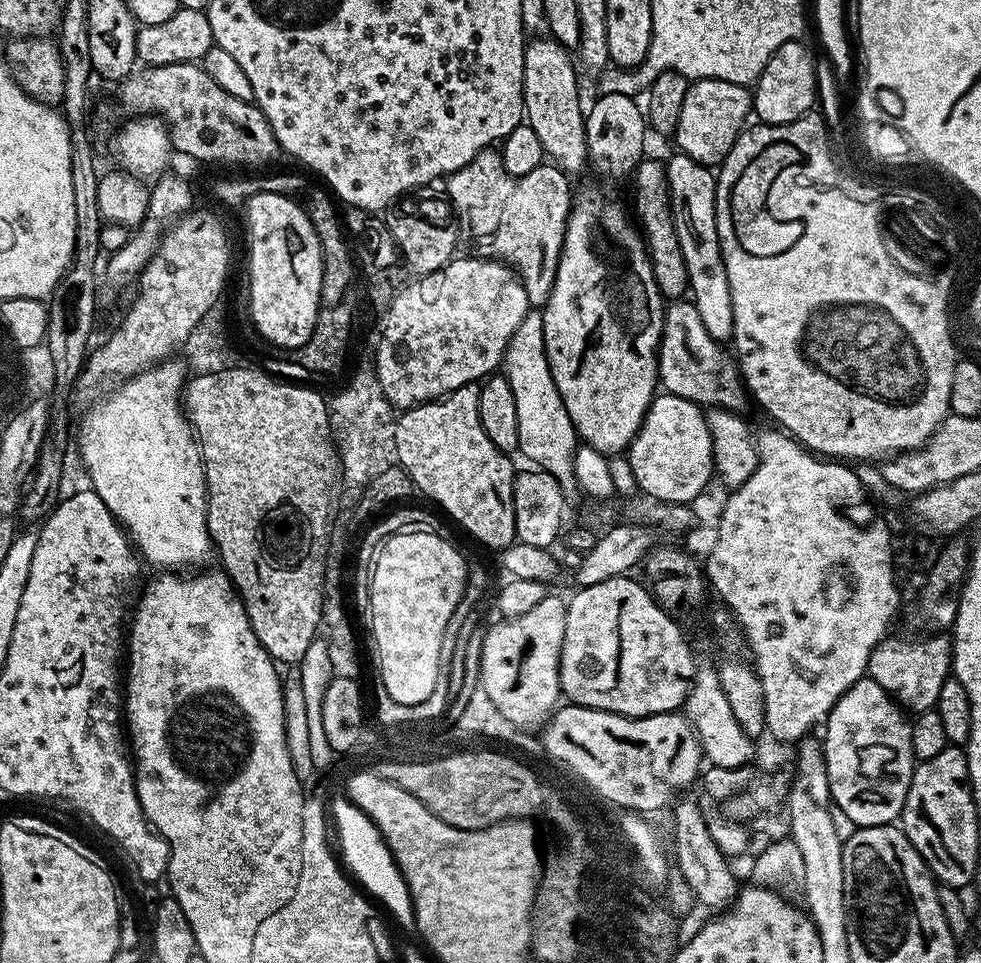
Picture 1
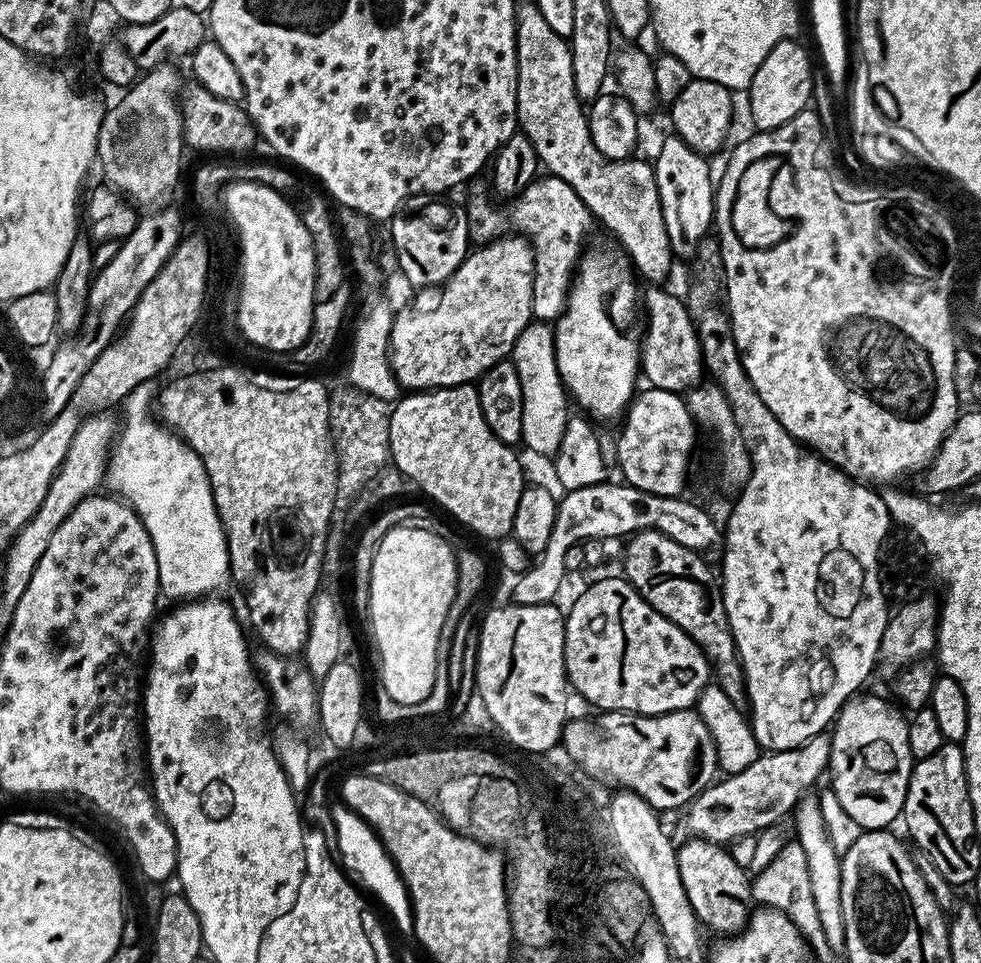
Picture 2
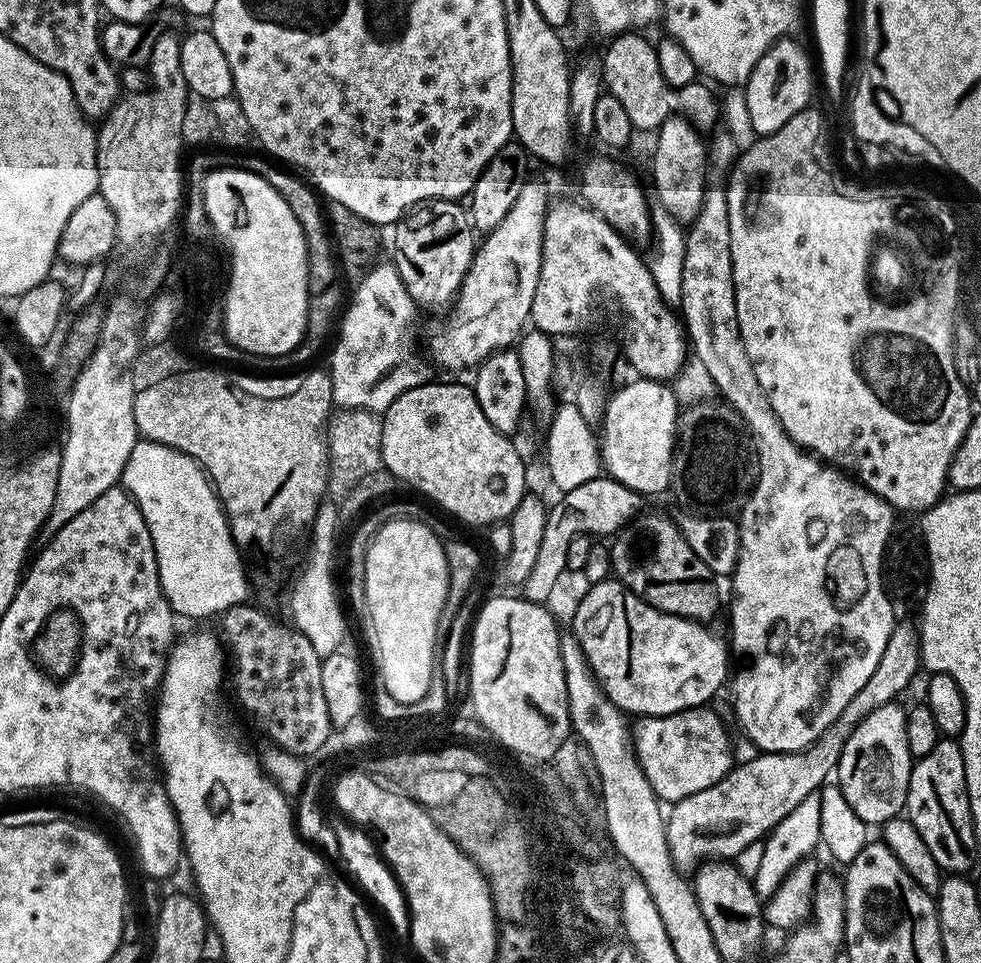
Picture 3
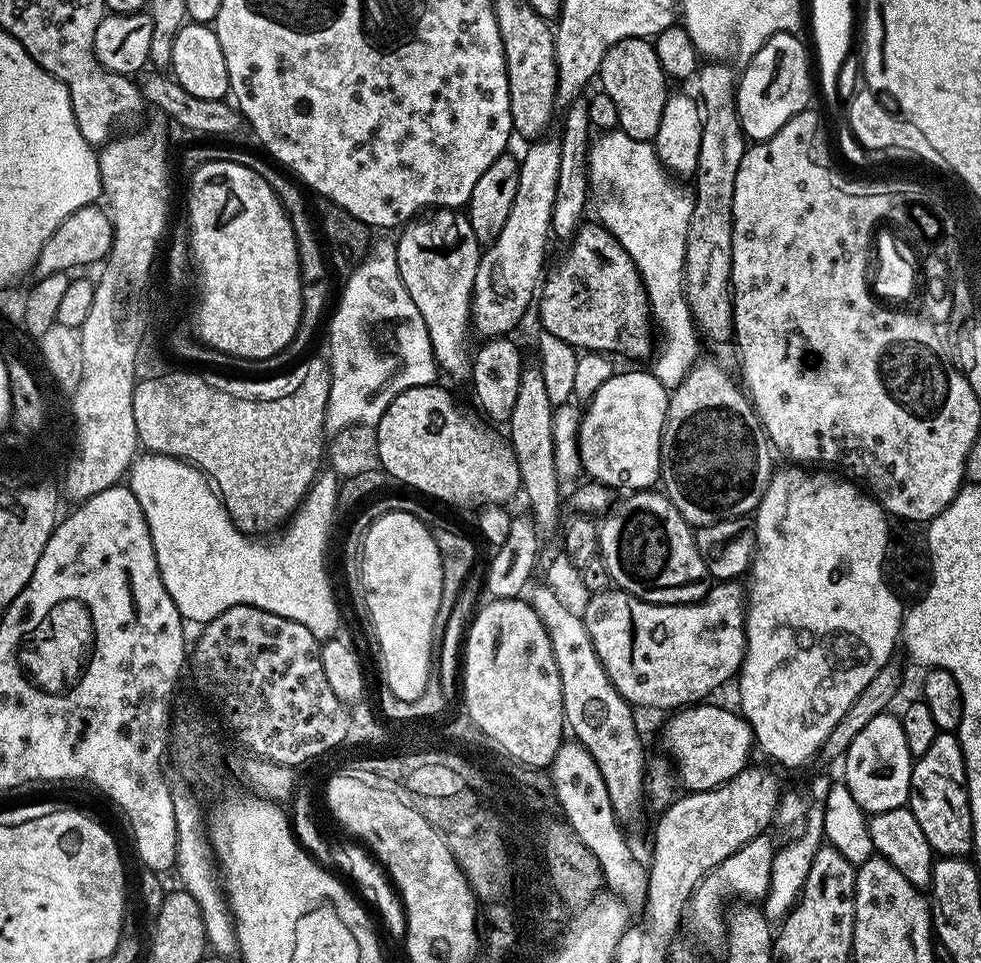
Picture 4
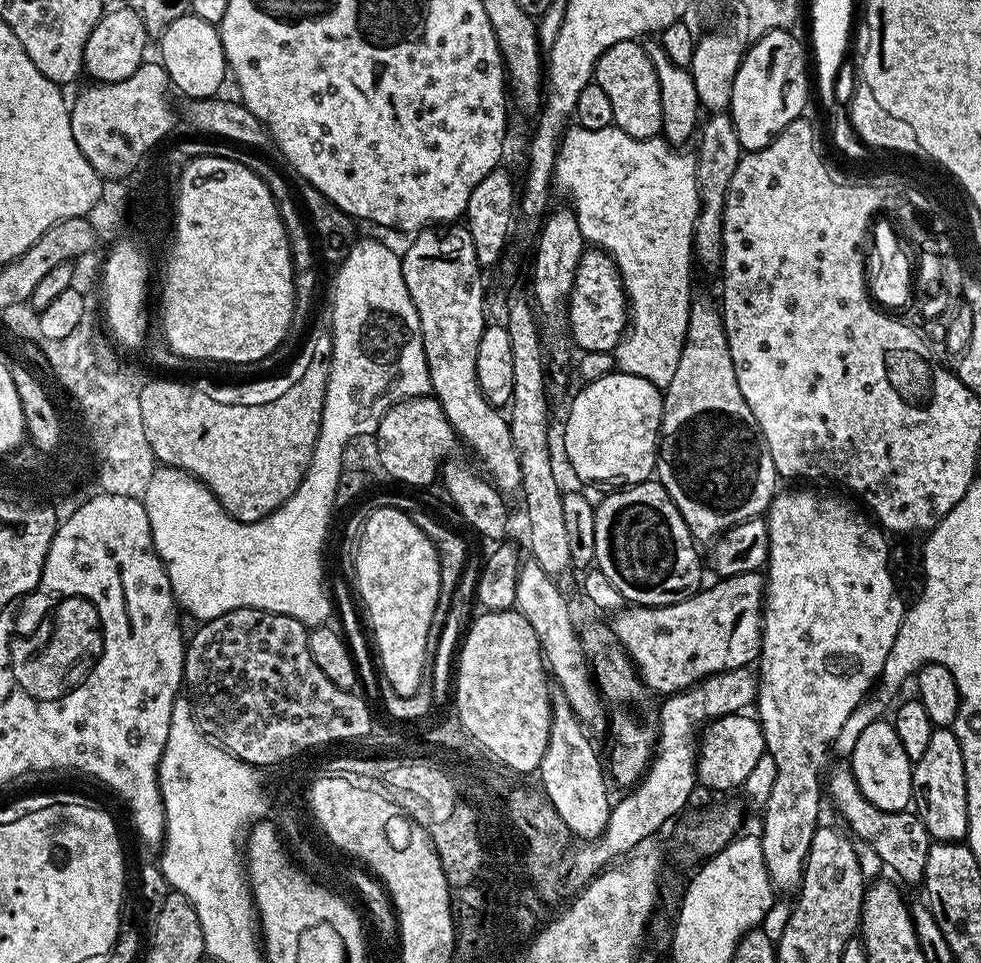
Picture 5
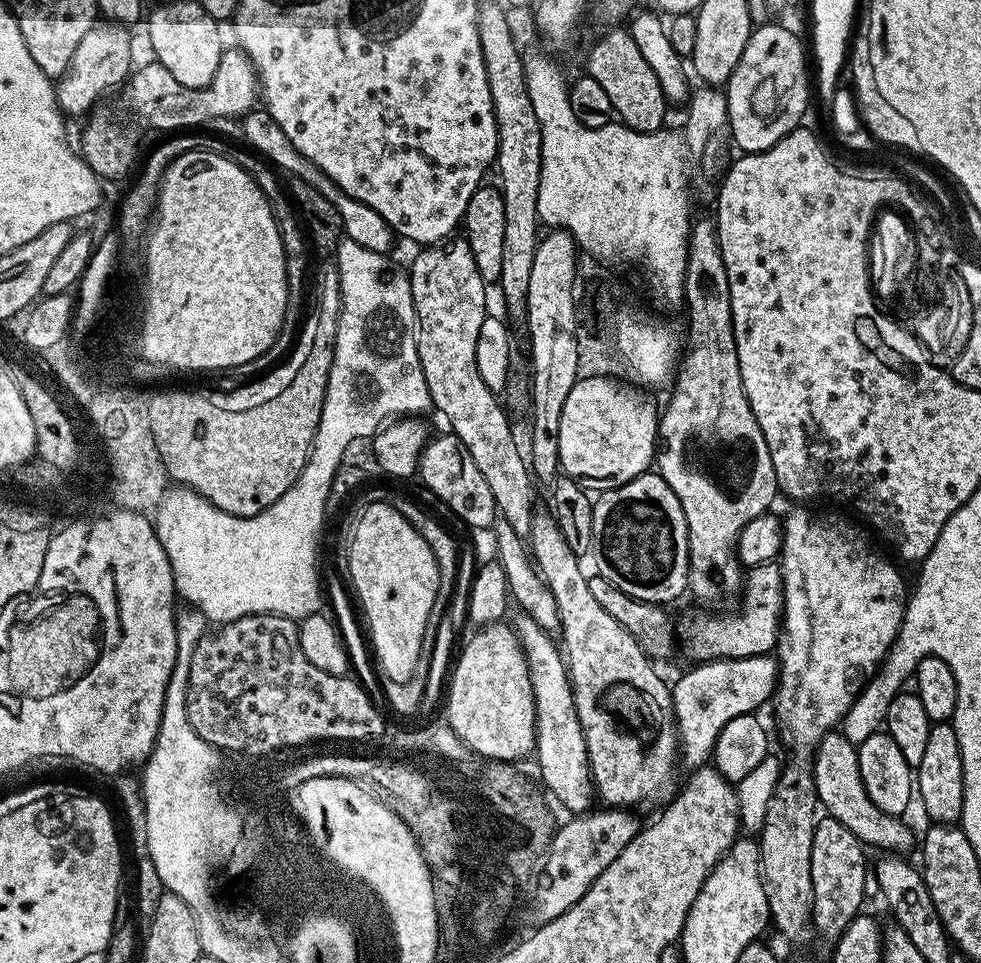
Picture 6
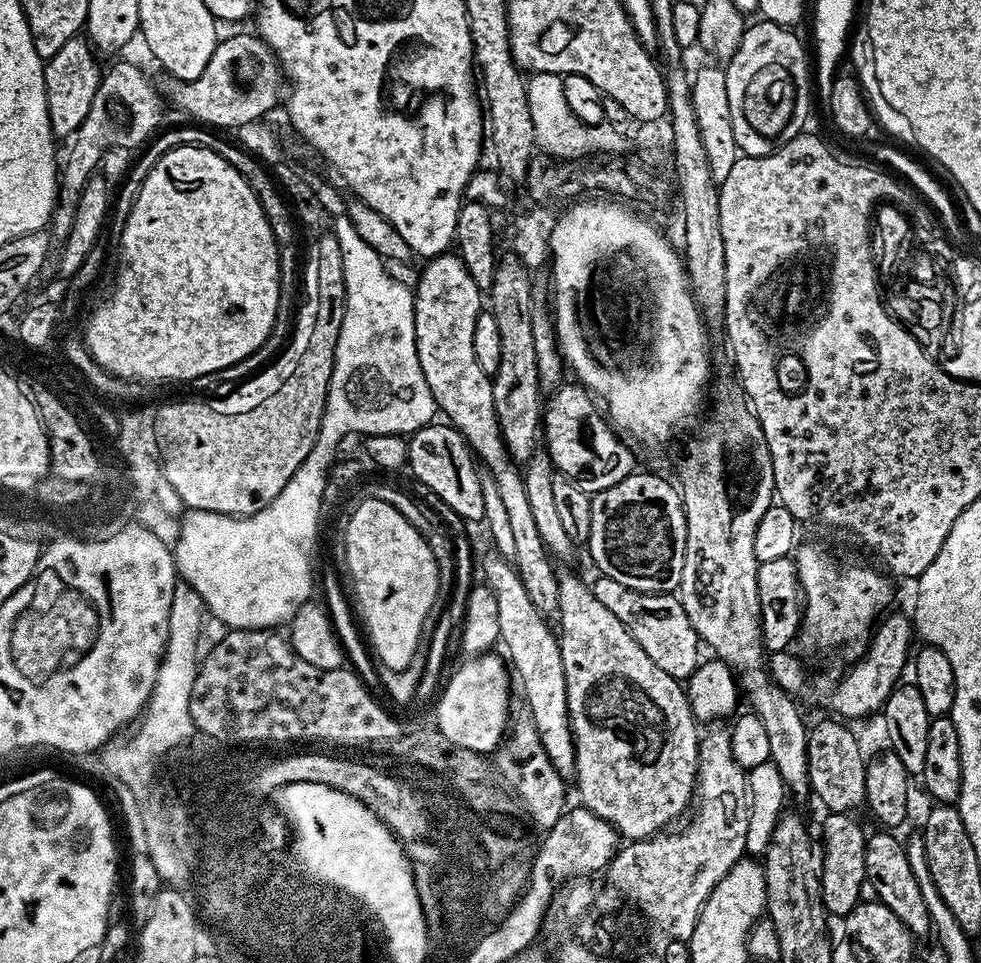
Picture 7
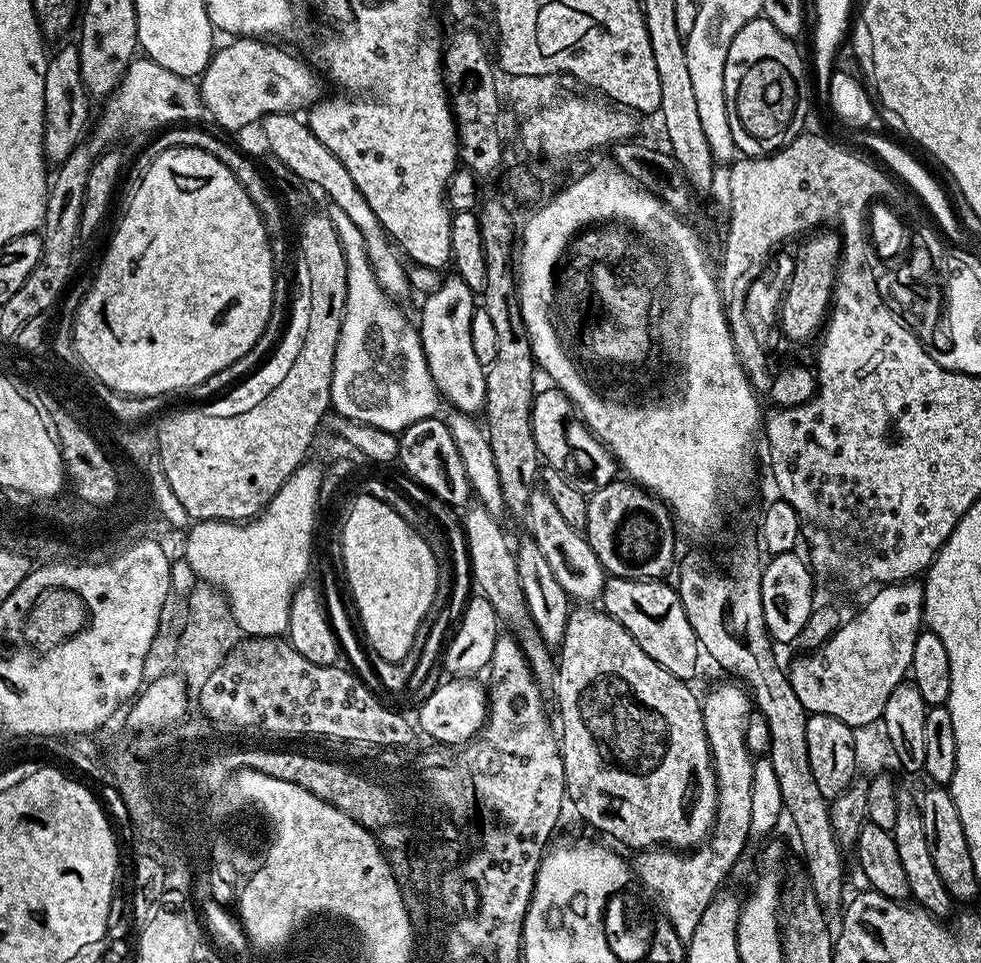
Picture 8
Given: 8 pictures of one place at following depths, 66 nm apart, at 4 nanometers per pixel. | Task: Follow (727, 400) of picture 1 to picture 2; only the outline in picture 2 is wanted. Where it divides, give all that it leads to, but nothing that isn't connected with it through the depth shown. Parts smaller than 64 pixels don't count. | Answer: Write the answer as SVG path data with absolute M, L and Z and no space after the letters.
M652 286L646 292L646 331L640 345L640 366L643 379L648 379L651 387L684 394L701 383L706 372L704 355L696 333L696 322L688 312L687 303L664 290Z

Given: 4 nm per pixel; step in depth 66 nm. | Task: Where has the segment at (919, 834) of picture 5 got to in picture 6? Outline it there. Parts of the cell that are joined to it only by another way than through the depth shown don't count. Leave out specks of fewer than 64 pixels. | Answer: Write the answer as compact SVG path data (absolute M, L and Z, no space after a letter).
M833 730L826 733L822 742L816 748L816 758L812 762L812 773L816 783L816 798L819 807L827 815L834 817L854 838L858 838L861 844L876 848L884 848L888 854L908 854L912 843L917 843L915 836L903 823L901 817L886 814L886 810L878 810L866 794L866 786L862 782L862 770L858 766L858 748L845 738L843 731Z

